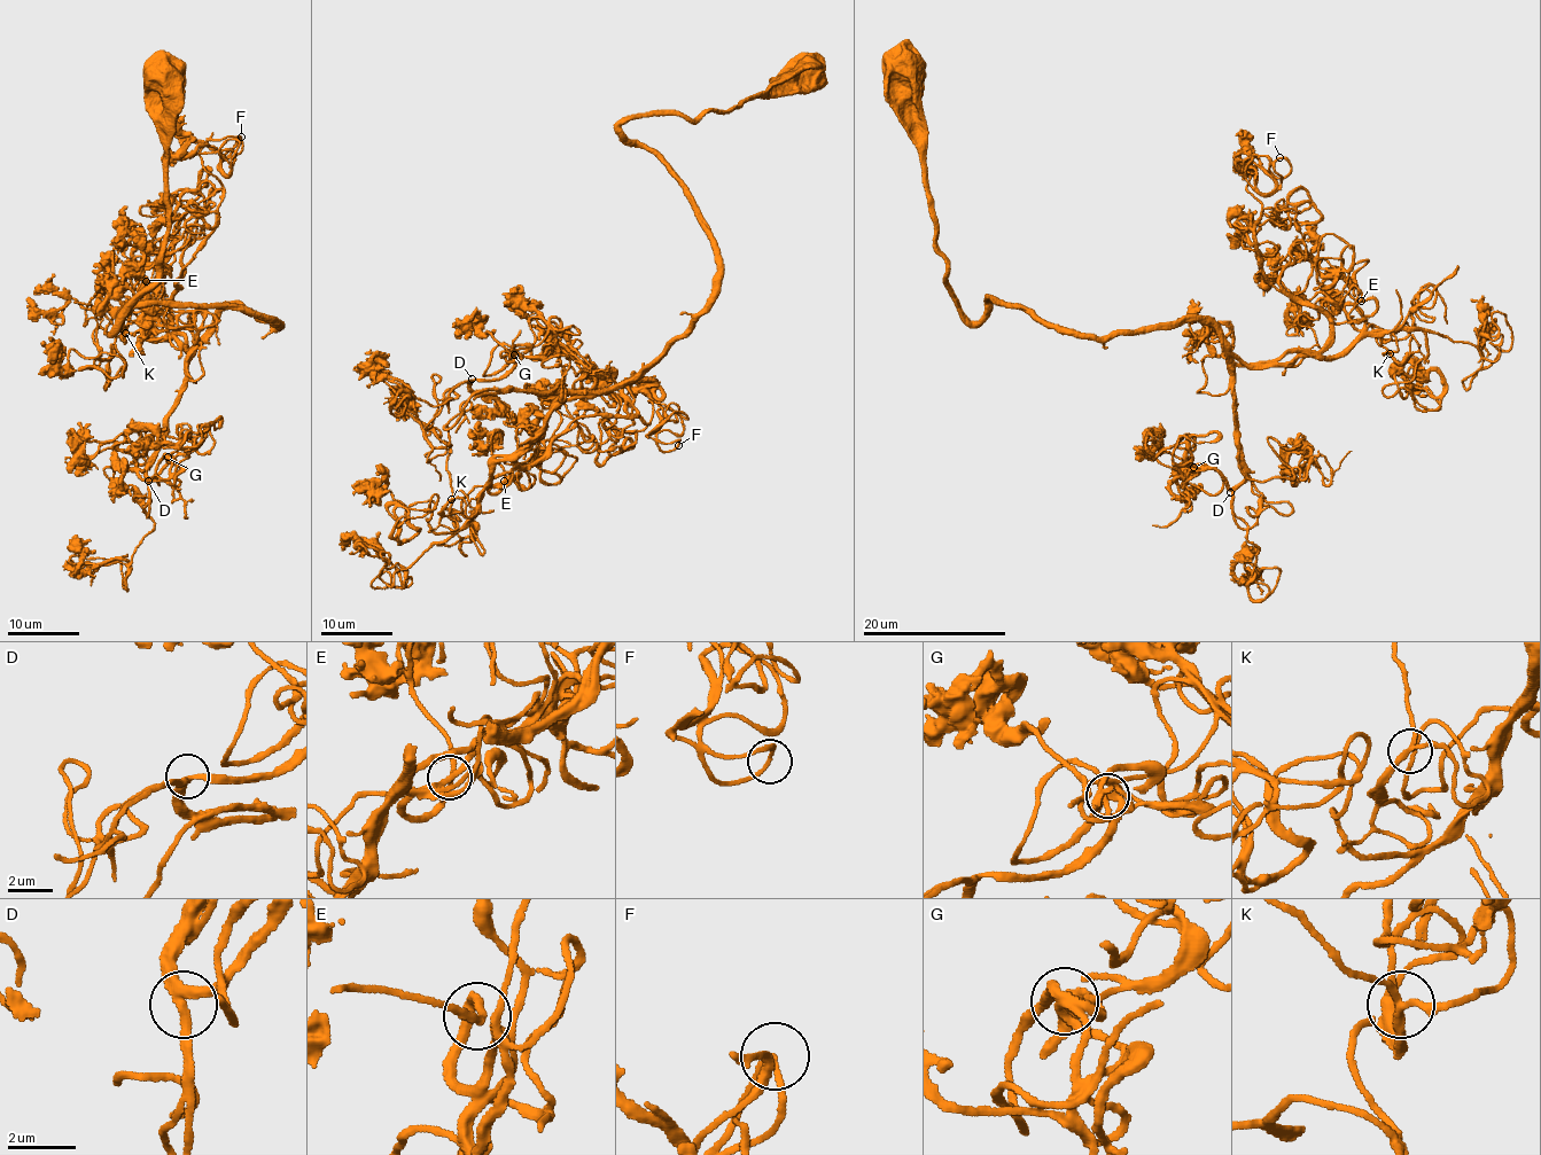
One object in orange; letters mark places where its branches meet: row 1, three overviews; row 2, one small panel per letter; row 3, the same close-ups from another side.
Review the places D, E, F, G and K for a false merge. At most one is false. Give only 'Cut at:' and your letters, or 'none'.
Cut at: none

